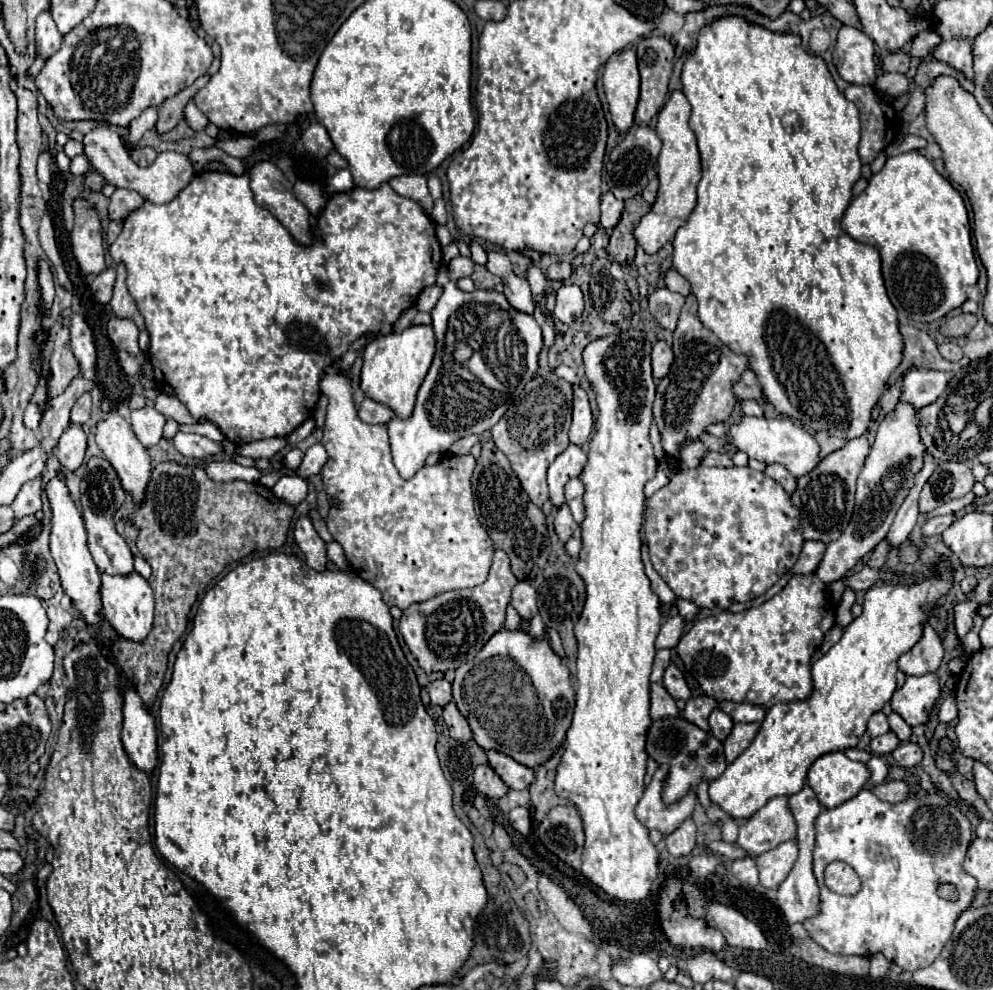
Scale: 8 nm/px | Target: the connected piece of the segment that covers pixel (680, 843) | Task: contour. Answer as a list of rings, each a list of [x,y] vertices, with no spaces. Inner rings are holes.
[[[687,818],[675,832],[671,832],[665,842],[667,842],[667,850],[671,856],[683,858],[689,856],[691,850],[695,848],[695,822],[691,818]]]

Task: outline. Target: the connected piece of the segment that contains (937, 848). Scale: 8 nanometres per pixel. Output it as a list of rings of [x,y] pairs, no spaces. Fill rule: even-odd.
[[[861,790],[851,800],[837,808],[829,808],[819,814],[817,842],[813,848],[813,874],[821,888],[819,914],[805,920],[803,926],[813,942],[831,954],[841,956],[875,956],[883,954],[889,962],[895,962],[907,972],[929,966],[949,942],[953,924],[961,912],[965,912],[977,894],[977,880],[963,870],[965,854],[971,846],[971,822],[959,810],[959,806],[941,792],[927,792],[925,796],[909,794],[899,804],[879,800],[873,792]],[[841,860],[853,866],[861,878],[861,892],[857,896],[833,894],[823,882],[823,870],[829,862]],[[941,884],[953,884],[959,892],[957,902],[943,900],[937,890]]]

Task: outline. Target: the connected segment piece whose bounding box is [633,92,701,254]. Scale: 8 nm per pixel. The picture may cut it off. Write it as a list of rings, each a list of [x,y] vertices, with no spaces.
[[[675,92],[673,96],[669,96],[669,100],[665,102],[657,118],[657,134],[663,142],[661,154],[659,154],[659,170],[657,170],[659,192],[651,210],[641,218],[639,226],[633,232],[637,244],[645,250],[645,254],[655,254],[667,242],[671,242],[677,230],[681,228],[681,224],[685,224],[685,220],[693,212],[697,202],[697,184],[701,180],[701,160],[697,150],[697,138],[693,130],[689,128],[689,116],[691,116],[691,106],[687,98],[681,92]]]

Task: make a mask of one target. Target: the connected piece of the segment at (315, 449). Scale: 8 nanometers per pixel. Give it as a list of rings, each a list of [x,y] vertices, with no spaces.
[[[313,444],[313,446],[305,452],[305,458],[303,458],[301,466],[297,468],[297,474],[303,476],[303,478],[315,476],[315,474],[319,474],[321,468],[325,466],[325,460],[329,460],[329,454],[325,452],[325,446],[323,446],[323,444]]]

